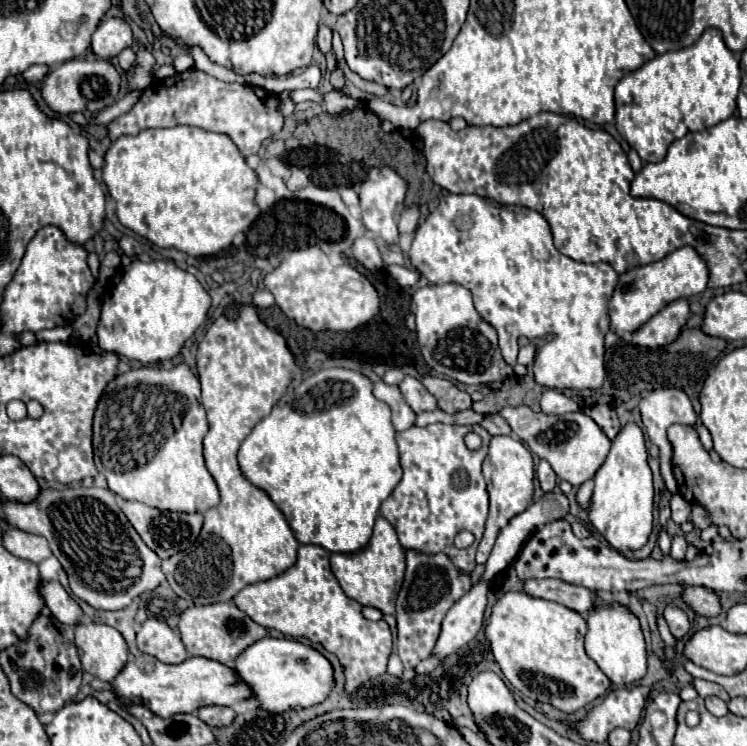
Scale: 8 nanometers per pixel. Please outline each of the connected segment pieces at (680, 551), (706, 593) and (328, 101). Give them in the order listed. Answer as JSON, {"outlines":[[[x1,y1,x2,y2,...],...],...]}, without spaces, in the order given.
{"outlines":[[[675,536,672,539,670,556,677,561,685,559,688,543,684,536]],[[688,587,684,593,684,601,704,617,712,617,720,613,720,599,714,591,706,587]],[[332,89,330,93,324,93,322,95,322,107,324,107,324,111,330,113,330,115,334,115,334,117,336,115,342,115,346,111,352,111,358,105,360,103,356,99,352,99,350,95,346,95,342,91,336,91,336,89]]]}

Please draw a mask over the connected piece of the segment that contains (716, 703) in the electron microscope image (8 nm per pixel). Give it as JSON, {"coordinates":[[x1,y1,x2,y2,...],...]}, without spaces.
{"coordinates":[[706,697,706,709,716,717,722,717,728,713,728,707,720,697]]}

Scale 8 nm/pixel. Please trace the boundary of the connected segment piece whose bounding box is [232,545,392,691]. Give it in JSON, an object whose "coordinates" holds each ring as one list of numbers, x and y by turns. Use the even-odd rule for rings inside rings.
{"coordinates":[[300,545,298,559,290,569,272,579,244,587,232,601,258,625,276,629,290,637,306,637,322,643,326,651,336,653,346,669,346,691,354,691,364,681,386,673,388,655,392,651,392,633,388,623,384,619,364,619,360,603,344,595,342,587,336,583,328,563,328,551,322,547]]}

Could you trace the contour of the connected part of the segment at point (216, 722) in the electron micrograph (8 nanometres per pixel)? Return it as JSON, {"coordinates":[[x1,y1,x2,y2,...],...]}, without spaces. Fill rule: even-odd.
{"coordinates":[[210,705,210,707,200,707,198,717,210,725,210,727,224,727,228,723,232,723,232,719,236,717,236,713,230,707,218,707,218,705]]}

